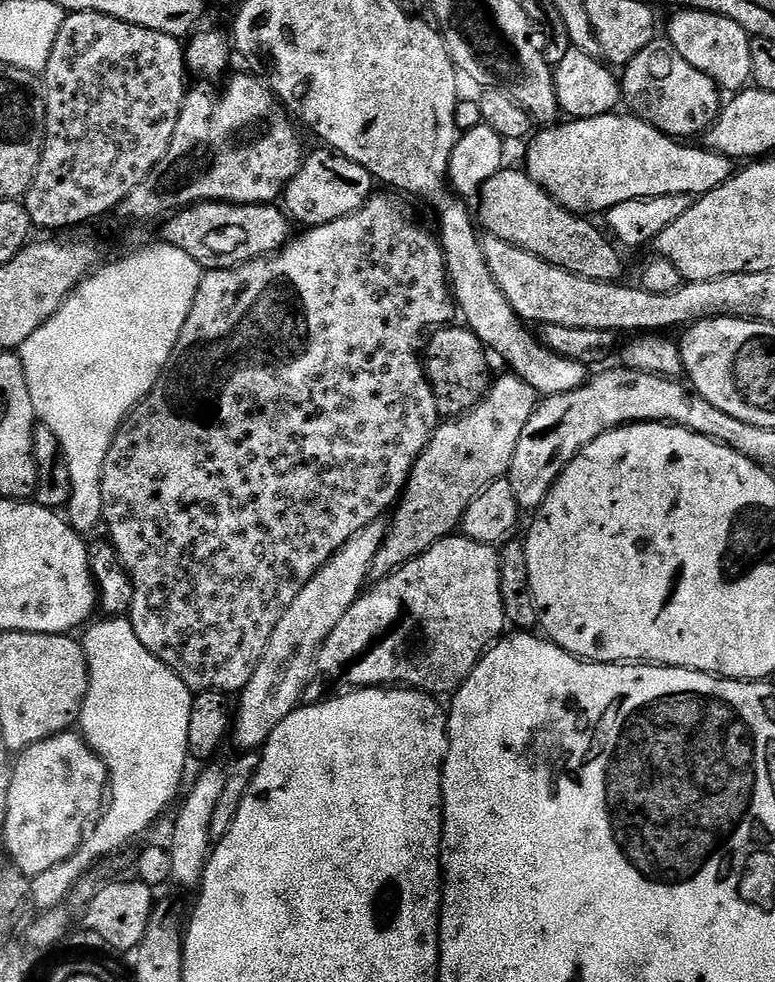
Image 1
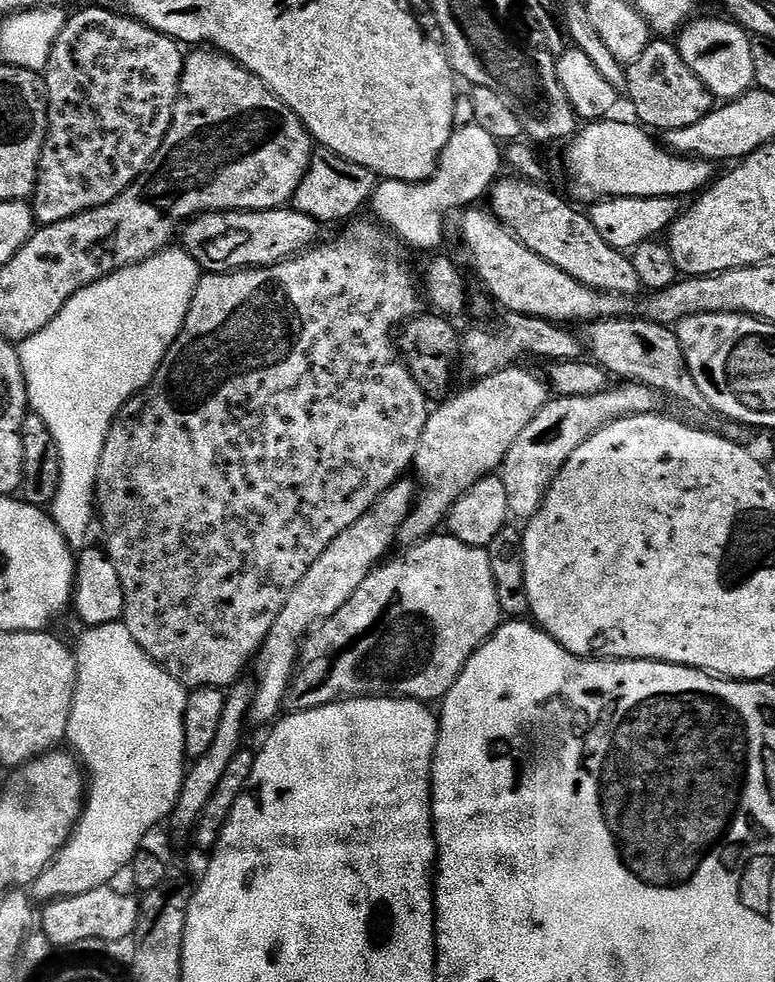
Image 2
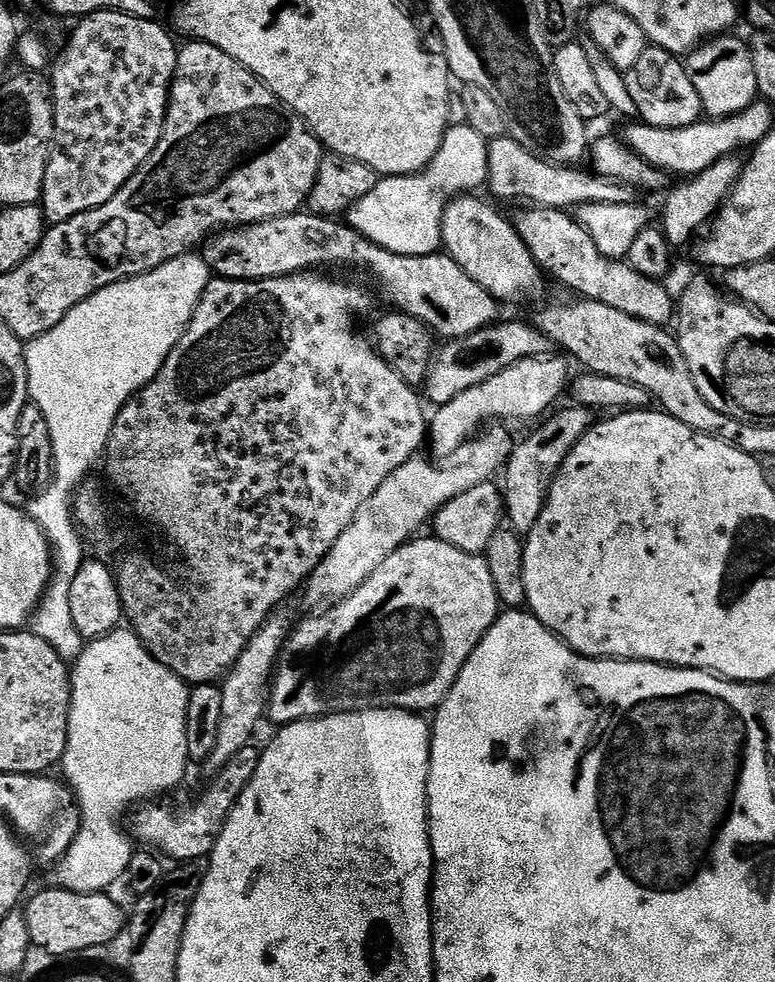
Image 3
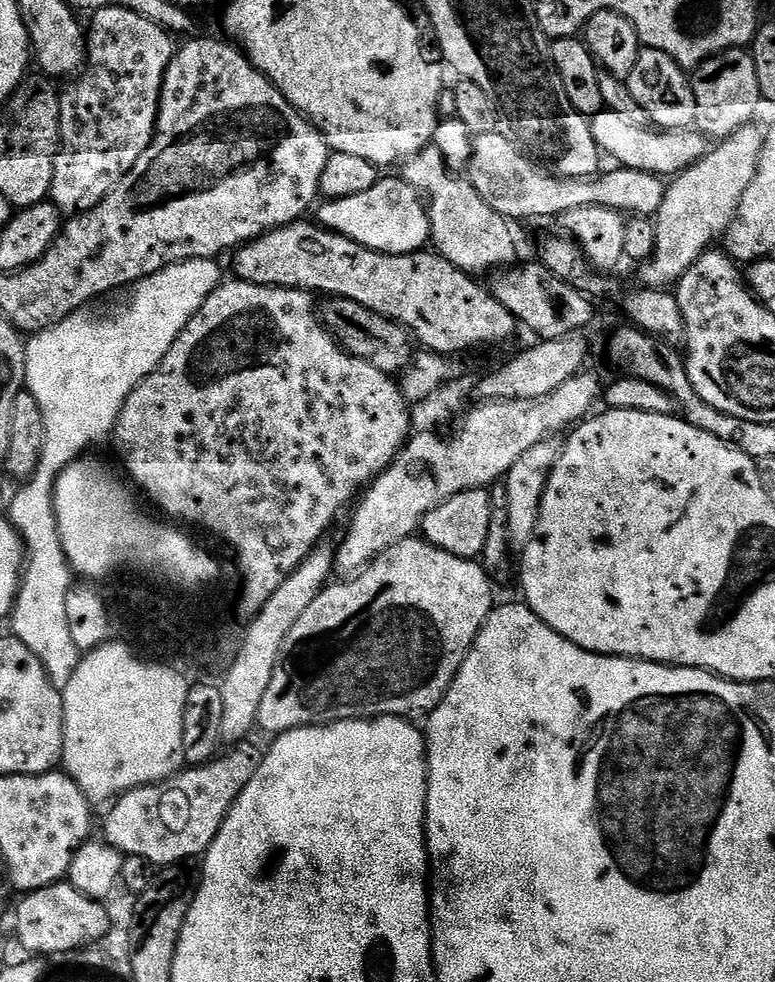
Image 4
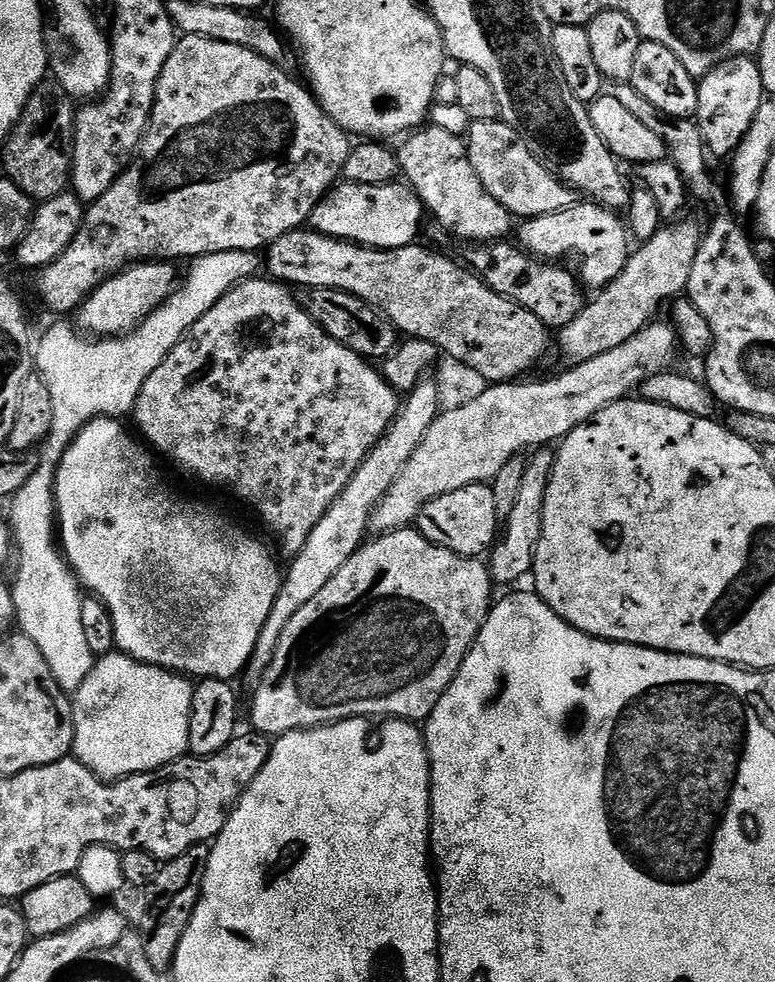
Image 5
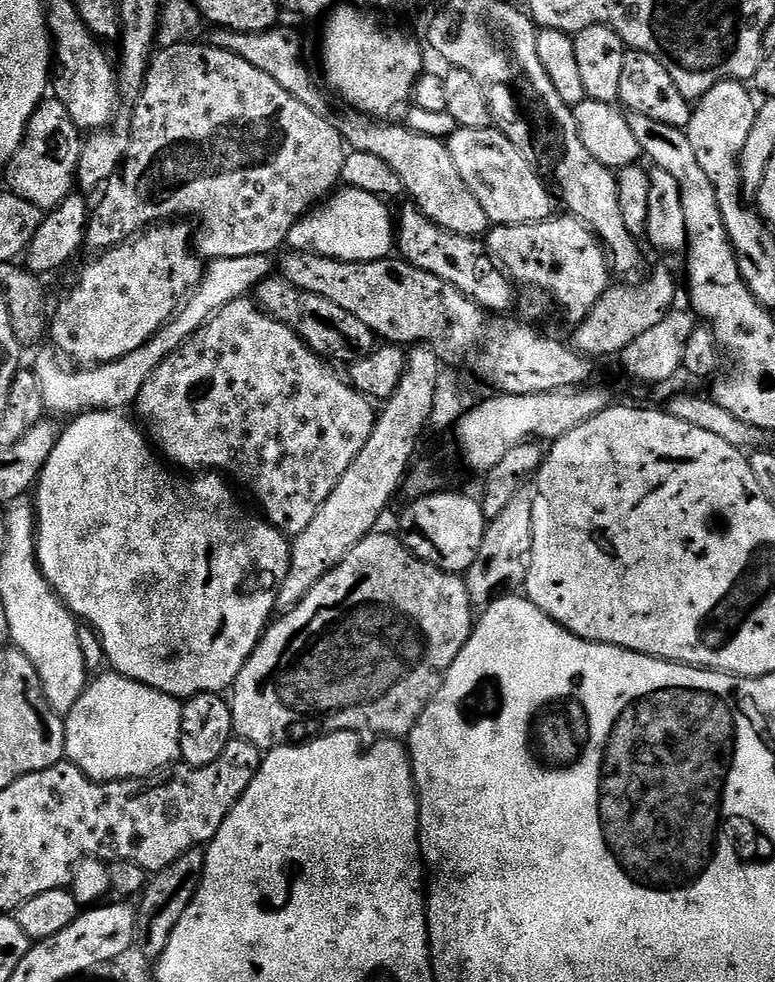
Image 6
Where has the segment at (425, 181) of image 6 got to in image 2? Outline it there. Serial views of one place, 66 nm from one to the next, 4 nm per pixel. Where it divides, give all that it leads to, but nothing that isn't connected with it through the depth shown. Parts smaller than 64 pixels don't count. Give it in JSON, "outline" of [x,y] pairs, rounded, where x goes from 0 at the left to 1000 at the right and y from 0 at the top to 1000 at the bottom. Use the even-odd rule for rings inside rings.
{"outline":[[[610,210],[595,219],[599,221],[594,224],[594,240],[599,243],[599,253],[604,256],[605,263],[609,264],[610,275],[619,280],[621,287],[630,292],[628,300],[631,302],[635,300],[650,313],[652,319],[667,318],[675,322],[693,322],[724,332],[738,332],[742,326],[754,326],[752,328],[799,326],[817,321],[817,302],[773,297],[761,291],[751,291],[733,279],[725,279],[725,275],[720,275],[720,271],[710,271],[710,267],[705,267],[705,263],[694,263],[694,259],[679,255],[679,251],[674,251],[674,246],[668,246],[668,242],[658,239],[640,225],[640,221],[635,219],[634,215],[625,213],[623,216],[622,213],[623,211]]]}

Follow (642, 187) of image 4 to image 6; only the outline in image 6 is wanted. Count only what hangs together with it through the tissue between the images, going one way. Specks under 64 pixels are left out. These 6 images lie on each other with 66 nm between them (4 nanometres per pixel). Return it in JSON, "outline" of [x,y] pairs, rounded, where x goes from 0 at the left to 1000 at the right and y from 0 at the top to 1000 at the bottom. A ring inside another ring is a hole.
{"outline":[[[590,129],[587,133],[575,143],[586,169],[591,169],[591,177],[596,177],[612,202],[622,206],[622,214],[627,214],[636,229],[692,228],[715,219],[708,188],[644,129]]]}

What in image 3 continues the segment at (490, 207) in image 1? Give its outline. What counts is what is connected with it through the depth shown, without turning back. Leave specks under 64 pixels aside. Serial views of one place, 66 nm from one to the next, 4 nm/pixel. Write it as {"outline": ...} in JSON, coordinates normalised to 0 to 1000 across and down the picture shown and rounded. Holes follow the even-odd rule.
{"outline":[[[690,210],[672,211],[667,220],[659,221],[661,229],[666,231],[666,237],[674,242],[676,253],[684,255],[684,259],[692,264],[692,269],[703,278],[707,277],[723,289],[729,289],[745,302],[766,308],[777,308],[782,312],[792,312],[792,316],[803,316],[813,320],[813,324],[823,324],[828,328],[862,332],[870,326],[870,301],[866,301],[855,292],[853,286],[840,285],[823,275],[818,275],[805,265],[785,265],[766,251],[766,244],[761,242],[757,234],[743,225],[742,219],[734,218],[725,212],[694,212]]]}

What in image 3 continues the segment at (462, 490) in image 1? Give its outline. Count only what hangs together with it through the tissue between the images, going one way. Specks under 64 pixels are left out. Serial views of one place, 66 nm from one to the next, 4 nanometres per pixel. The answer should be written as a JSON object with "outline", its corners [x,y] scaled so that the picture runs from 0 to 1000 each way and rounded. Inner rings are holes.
{"outline":[[[708,360],[694,367],[663,369],[663,373],[653,373],[648,381],[637,381],[637,385],[627,385],[622,393],[606,393],[606,397],[591,401],[591,405],[566,412],[559,419],[563,420],[559,424],[556,421],[555,431],[550,436],[550,448],[555,456],[557,452],[563,460],[587,462],[597,452],[604,451],[626,435],[627,430],[684,428],[697,423],[701,425],[726,399],[729,402],[735,391],[732,371],[734,368],[726,362],[723,362],[724,364],[717,362],[723,360]]]}

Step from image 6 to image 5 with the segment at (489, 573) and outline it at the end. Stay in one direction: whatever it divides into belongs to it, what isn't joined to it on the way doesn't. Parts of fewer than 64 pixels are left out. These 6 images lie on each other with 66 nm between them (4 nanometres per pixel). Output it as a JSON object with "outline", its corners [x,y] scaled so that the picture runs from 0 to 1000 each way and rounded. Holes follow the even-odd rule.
{"outline":[[[711,463],[692,464],[676,474],[674,493],[668,495],[668,505],[663,507],[663,519],[658,519],[654,530],[649,531],[648,545],[635,555],[627,570],[627,578],[636,596],[666,595],[686,581],[692,557],[699,544],[699,515],[705,507],[707,484],[712,482],[712,469]]]}

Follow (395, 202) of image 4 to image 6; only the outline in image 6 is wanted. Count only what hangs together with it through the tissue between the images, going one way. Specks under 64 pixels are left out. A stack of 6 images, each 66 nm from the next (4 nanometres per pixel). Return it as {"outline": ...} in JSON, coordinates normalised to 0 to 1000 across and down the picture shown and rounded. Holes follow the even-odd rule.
{"outline":[[[440,190],[385,225],[374,234],[370,252],[378,257],[406,257],[432,265],[497,264],[508,253],[508,216],[495,208],[492,201],[472,193]]]}

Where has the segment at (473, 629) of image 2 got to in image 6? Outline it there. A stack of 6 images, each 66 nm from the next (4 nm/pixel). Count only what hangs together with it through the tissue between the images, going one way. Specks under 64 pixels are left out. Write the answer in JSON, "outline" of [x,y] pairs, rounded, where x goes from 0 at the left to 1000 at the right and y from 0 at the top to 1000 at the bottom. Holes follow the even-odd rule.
{"outline":[[[481,541],[479,546],[462,552],[462,556],[457,556],[457,560],[452,560],[452,564],[446,564],[446,568],[441,568],[441,572],[431,576],[431,580],[422,582],[410,597],[405,597],[405,601],[400,601],[400,605],[395,605],[395,609],[385,613],[385,617],[357,626],[347,634],[297,702],[299,740],[308,753],[323,756],[333,763],[350,764],[365,762],[369,758],[396,756],[410,749],[421,749],[425,745],[458,743],[465,747],[486,745],[484,748],[490,752],[521,752],[532,744],[545,723],[550,723],[550,719],[570,699],[581,678],[586,678],[586,670],[591,670],[596,658],[601,658],[606,650],[612,638],[612,616],[604,604],[604,592],[597,586],[573,582],[560,574],[545,572],[510,545],[499,546],[490,541]]]}

